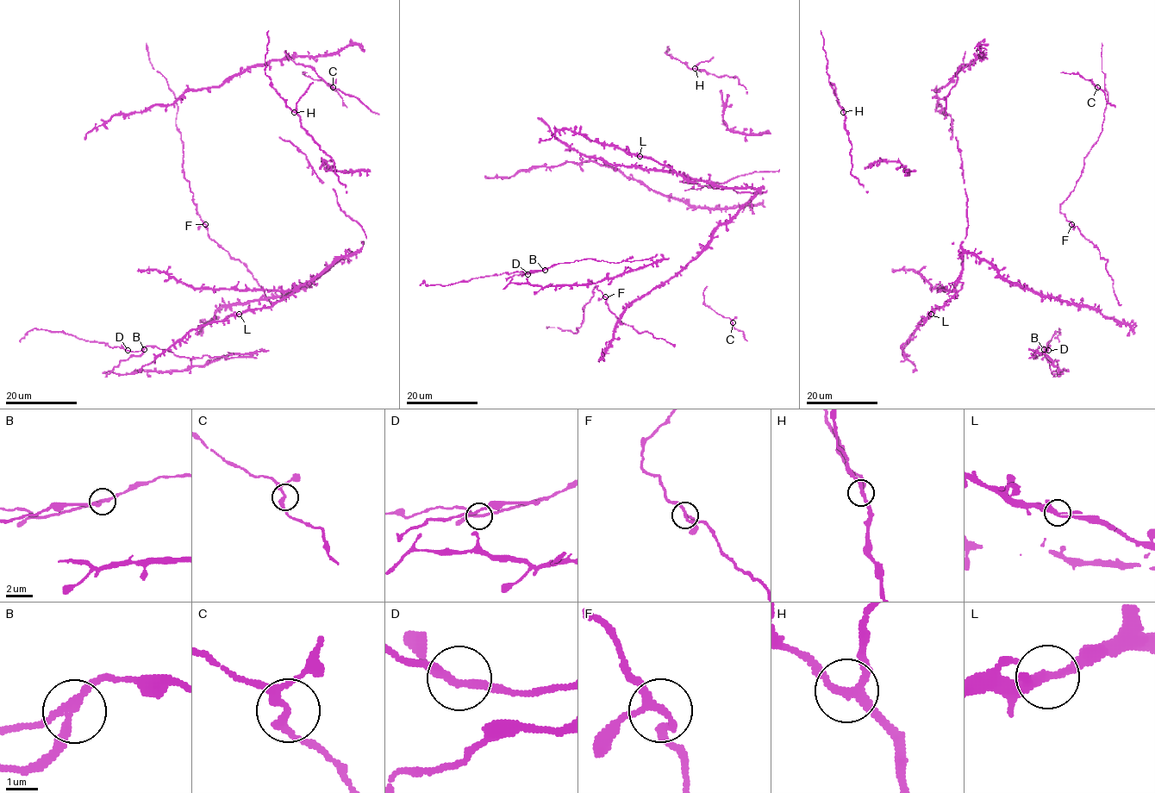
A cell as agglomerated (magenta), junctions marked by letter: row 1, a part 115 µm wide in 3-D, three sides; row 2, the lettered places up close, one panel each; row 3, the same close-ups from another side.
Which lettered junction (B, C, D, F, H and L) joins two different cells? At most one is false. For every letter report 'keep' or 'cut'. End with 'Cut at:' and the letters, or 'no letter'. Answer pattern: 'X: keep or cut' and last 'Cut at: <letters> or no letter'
B: cut
C: keep
D: keep
F: keep
H: keep
L: keep
Cut at: B

